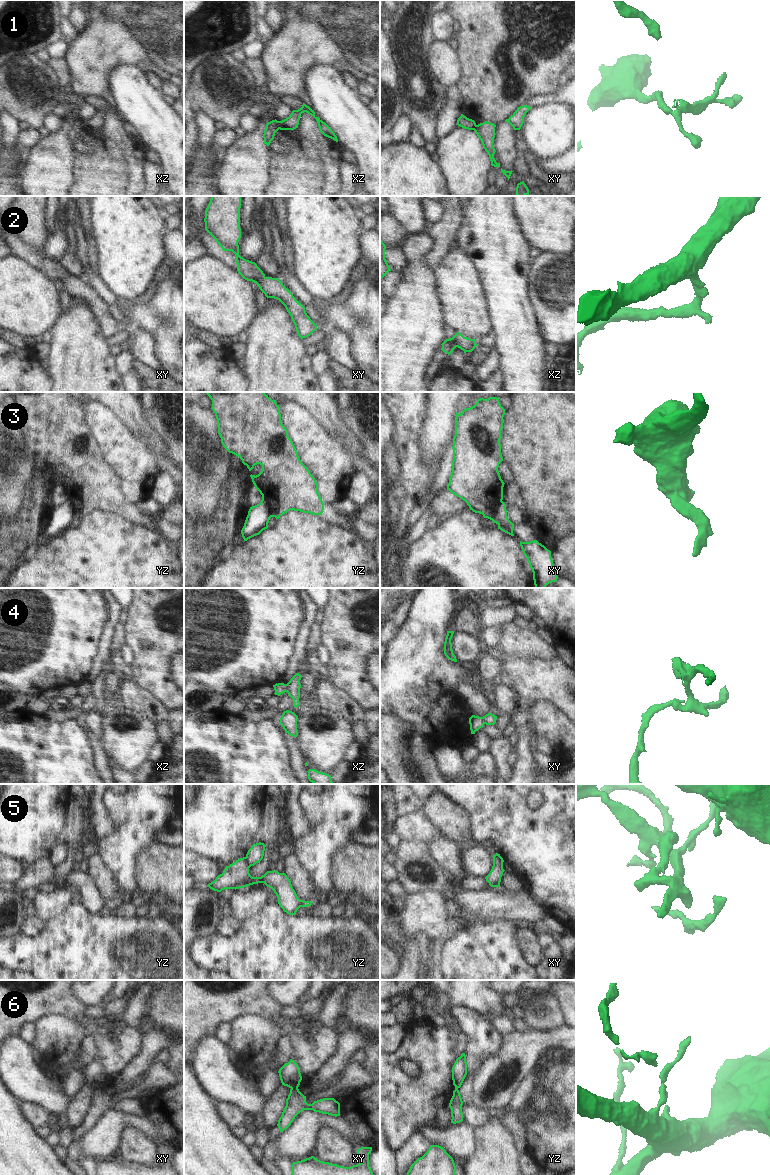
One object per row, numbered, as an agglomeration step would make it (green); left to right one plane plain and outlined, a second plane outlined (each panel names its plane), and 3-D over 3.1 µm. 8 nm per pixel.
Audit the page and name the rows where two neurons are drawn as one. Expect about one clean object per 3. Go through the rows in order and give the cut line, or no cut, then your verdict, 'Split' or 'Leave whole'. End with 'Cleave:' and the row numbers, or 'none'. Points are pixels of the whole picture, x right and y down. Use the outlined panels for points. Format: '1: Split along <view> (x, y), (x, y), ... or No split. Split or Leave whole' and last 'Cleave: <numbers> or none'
1: Split along xz (278, 121), (279, 128). Split
2: No split. Leave whole
3: Split along xy (501, 500), (498, 500), (483, 515). Split
4: Split along xz (285, 684), (286, 691). Split
5: Split along yz (244, 857), (250, 866). Split
6: Split along xy (291, 1087), (297, 1088). Split
Cleave: 1, 3, 4, 5, 6.

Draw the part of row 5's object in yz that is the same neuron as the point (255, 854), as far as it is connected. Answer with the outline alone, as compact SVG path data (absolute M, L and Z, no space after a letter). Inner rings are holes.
M261 842L251 846L245 857L250 867L254 866L256 863L259 863L263 859L265 847L266 845Z

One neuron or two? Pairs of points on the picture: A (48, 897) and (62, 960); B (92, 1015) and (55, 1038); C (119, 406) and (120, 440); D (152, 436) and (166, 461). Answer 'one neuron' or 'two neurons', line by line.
A: two neurons
B: one neuron
C: two neurons
D: one neuron

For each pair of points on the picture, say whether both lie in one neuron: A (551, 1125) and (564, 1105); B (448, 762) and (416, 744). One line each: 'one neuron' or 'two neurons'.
A: one neuron
B: two neurons

